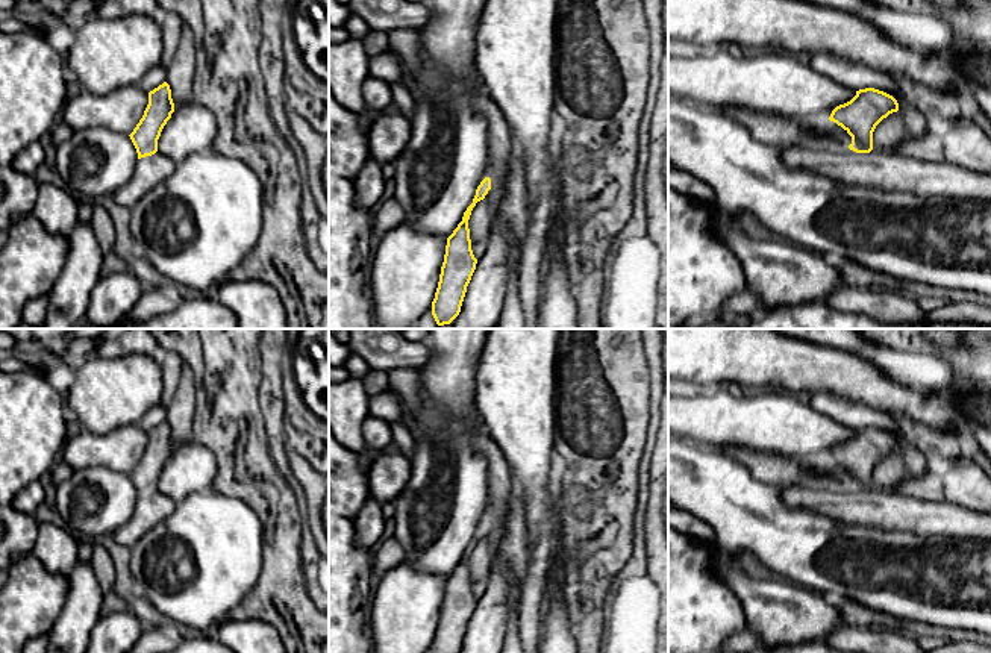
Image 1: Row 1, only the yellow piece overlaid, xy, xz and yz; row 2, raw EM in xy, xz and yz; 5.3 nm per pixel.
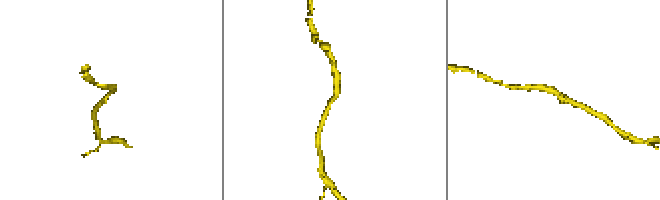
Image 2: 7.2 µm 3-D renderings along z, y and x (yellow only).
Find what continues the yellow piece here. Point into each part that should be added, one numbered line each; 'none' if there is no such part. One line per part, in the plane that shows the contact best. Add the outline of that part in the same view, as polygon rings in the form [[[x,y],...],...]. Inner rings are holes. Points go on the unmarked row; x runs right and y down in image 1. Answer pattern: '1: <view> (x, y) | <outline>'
none

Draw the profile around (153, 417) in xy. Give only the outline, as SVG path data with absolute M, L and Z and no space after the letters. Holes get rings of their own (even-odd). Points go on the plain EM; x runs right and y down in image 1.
M162 403L150 408L144 417L138 421L138 426L144 432L150 432L167 420L167 408Z

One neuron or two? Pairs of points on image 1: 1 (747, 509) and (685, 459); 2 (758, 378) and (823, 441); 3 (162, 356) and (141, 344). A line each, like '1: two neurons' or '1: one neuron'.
1: one neuron
2: two neurons
3: two neurons

